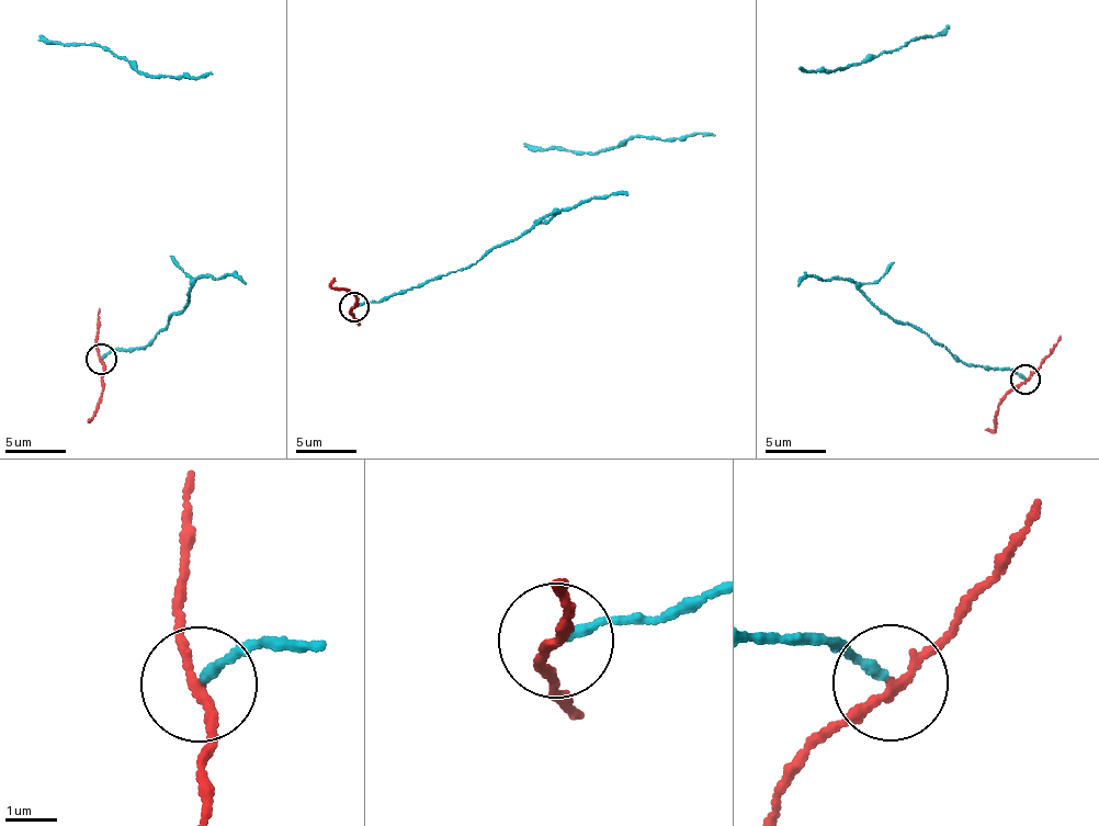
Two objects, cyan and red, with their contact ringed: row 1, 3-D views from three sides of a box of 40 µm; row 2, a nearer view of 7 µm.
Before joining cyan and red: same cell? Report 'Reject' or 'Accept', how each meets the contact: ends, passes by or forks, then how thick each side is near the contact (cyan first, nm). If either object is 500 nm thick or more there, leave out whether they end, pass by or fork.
Reject. At the ring cyan ends. At the ring red passes by. Thickness 170 nm (cyan) against 170 nm

